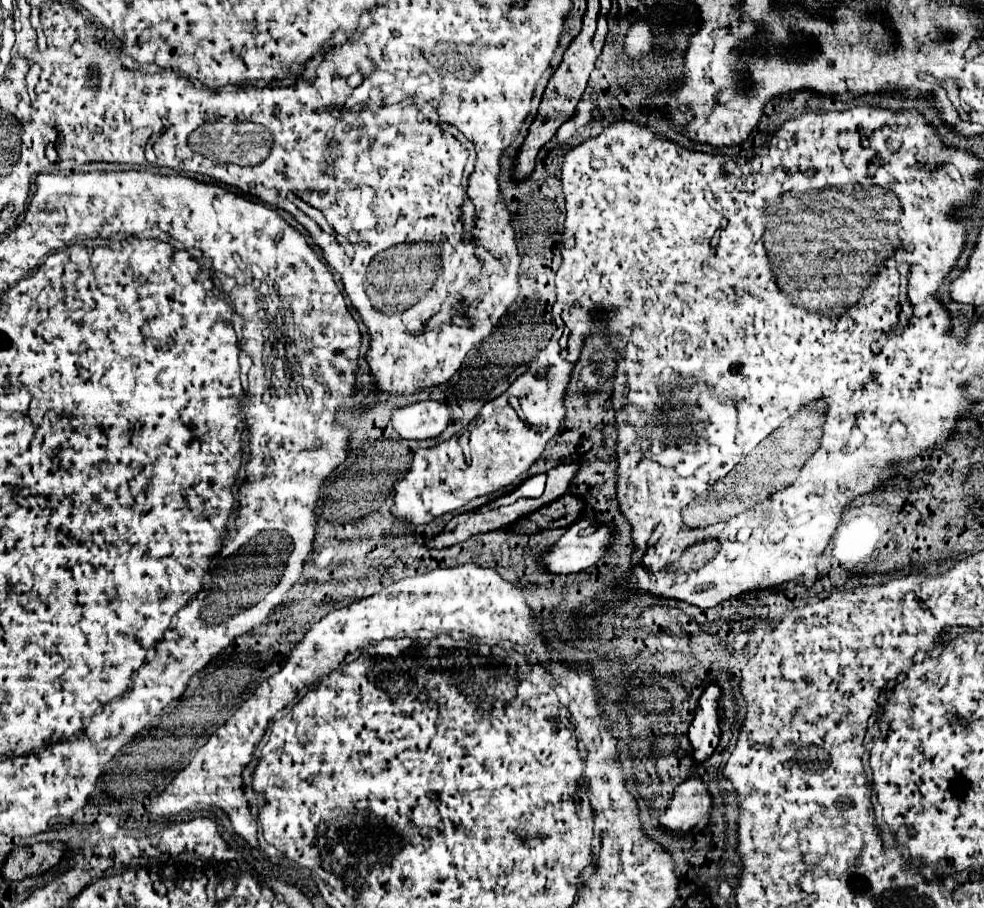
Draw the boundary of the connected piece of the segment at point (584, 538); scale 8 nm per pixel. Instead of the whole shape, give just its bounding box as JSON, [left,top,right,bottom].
[540,520,612,576]

